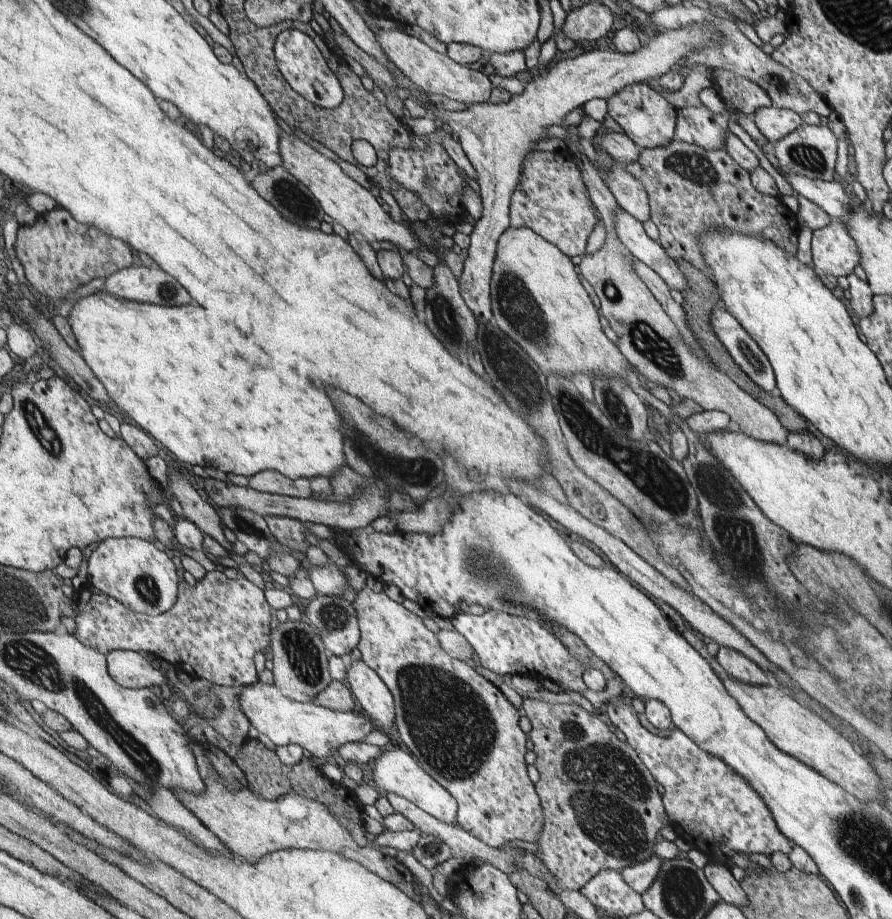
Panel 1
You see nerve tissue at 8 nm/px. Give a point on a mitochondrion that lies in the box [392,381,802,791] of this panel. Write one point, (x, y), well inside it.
(450, 723)

